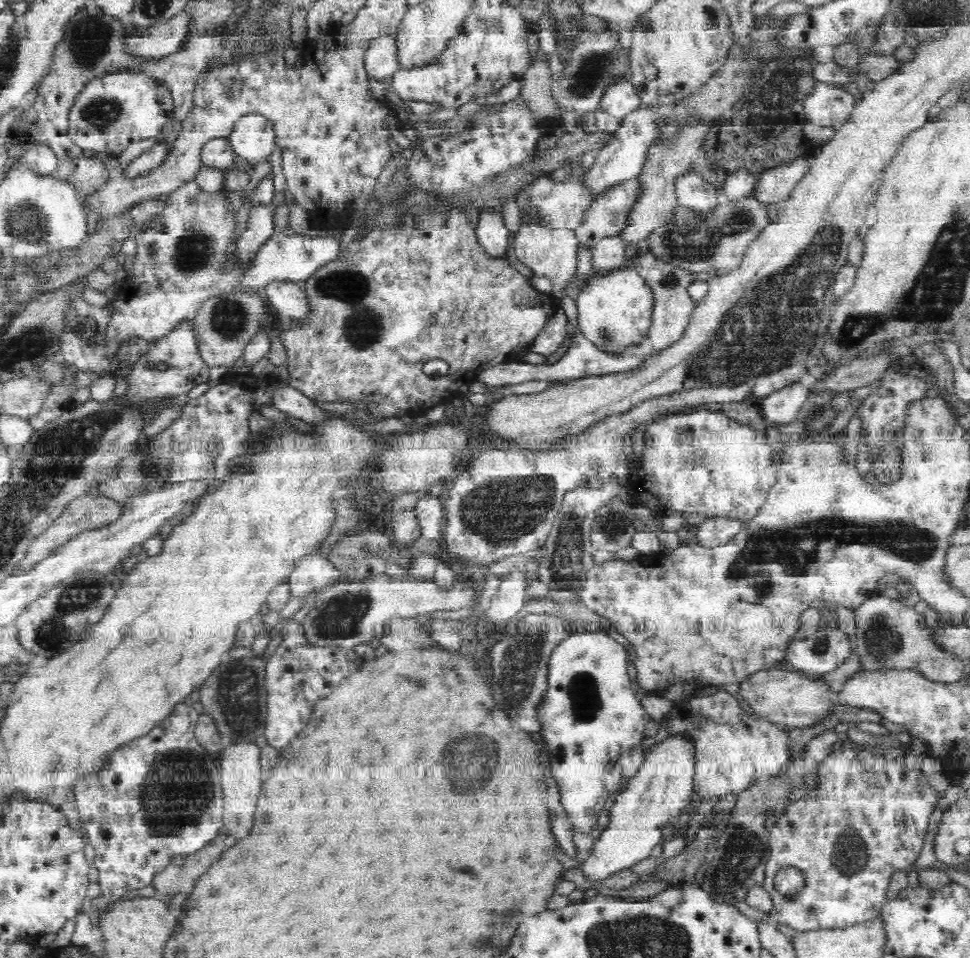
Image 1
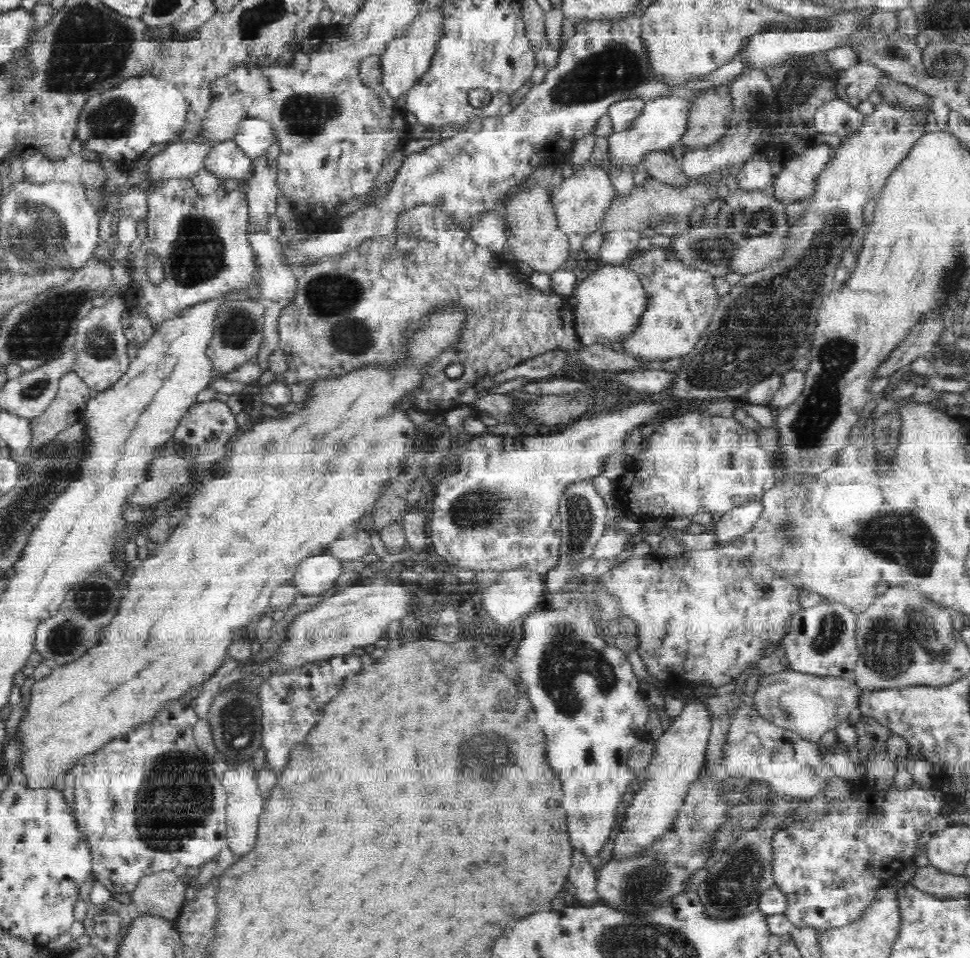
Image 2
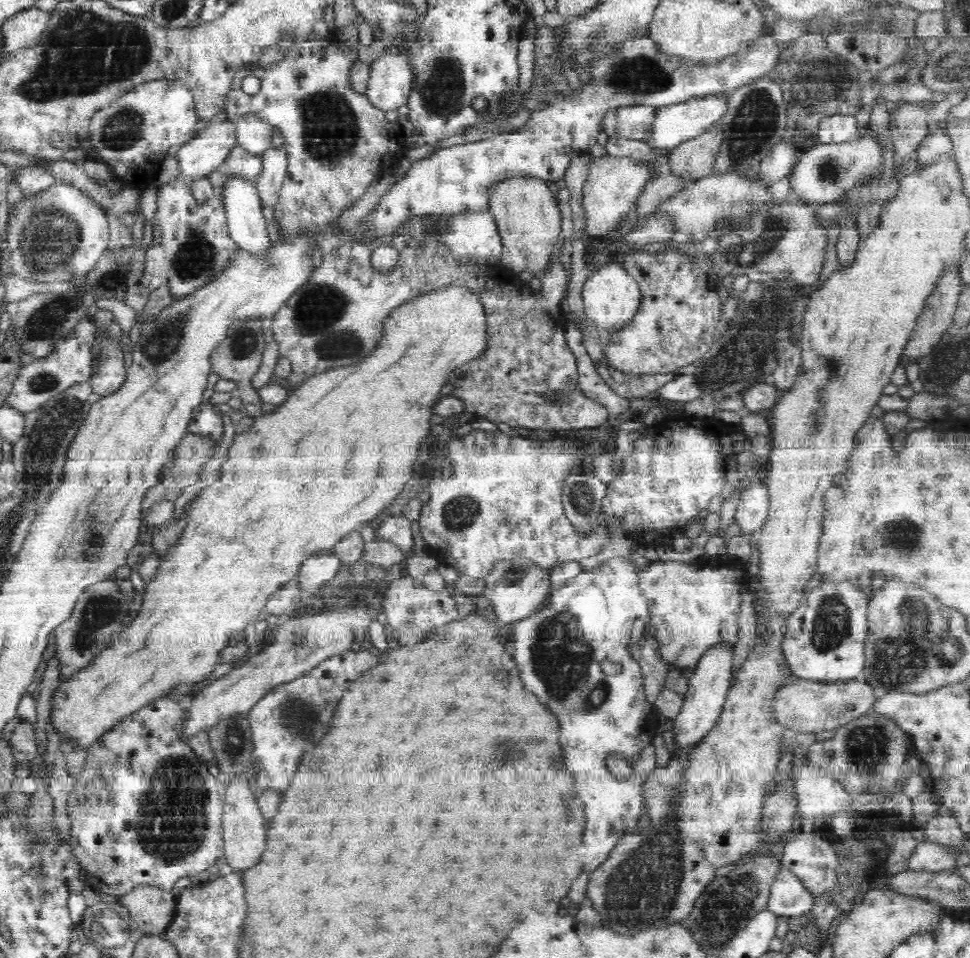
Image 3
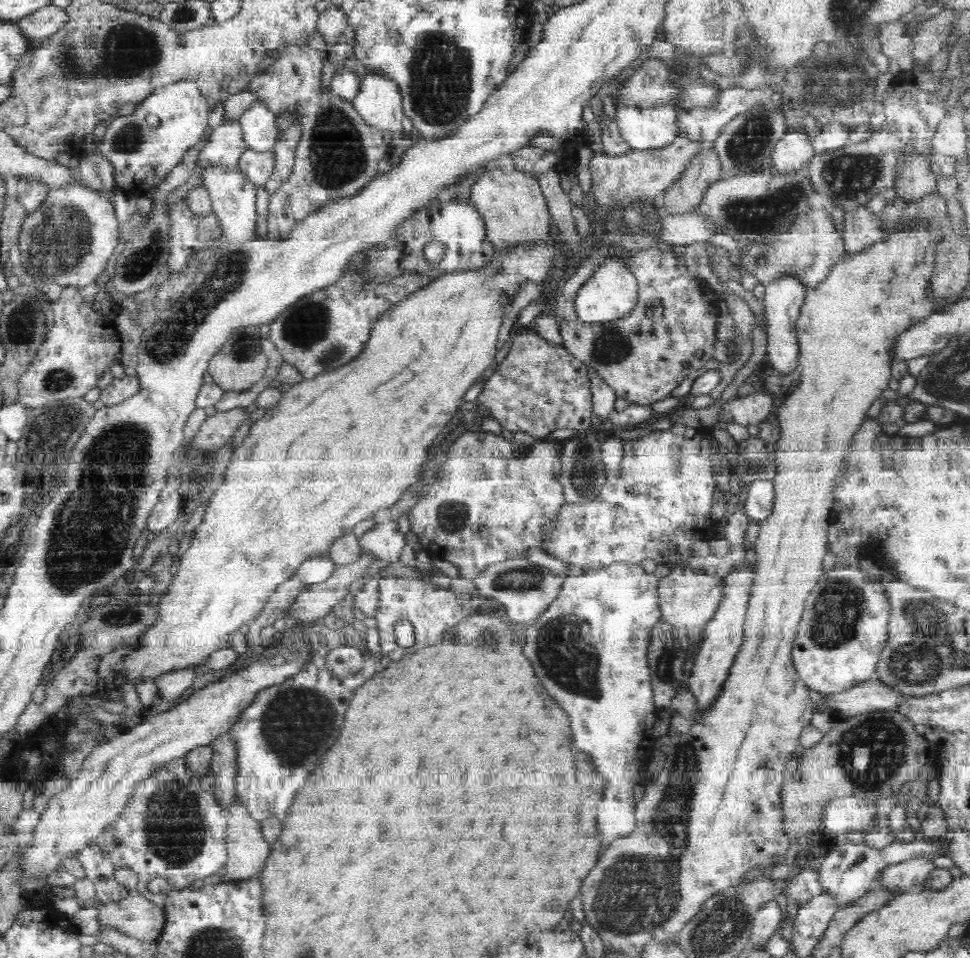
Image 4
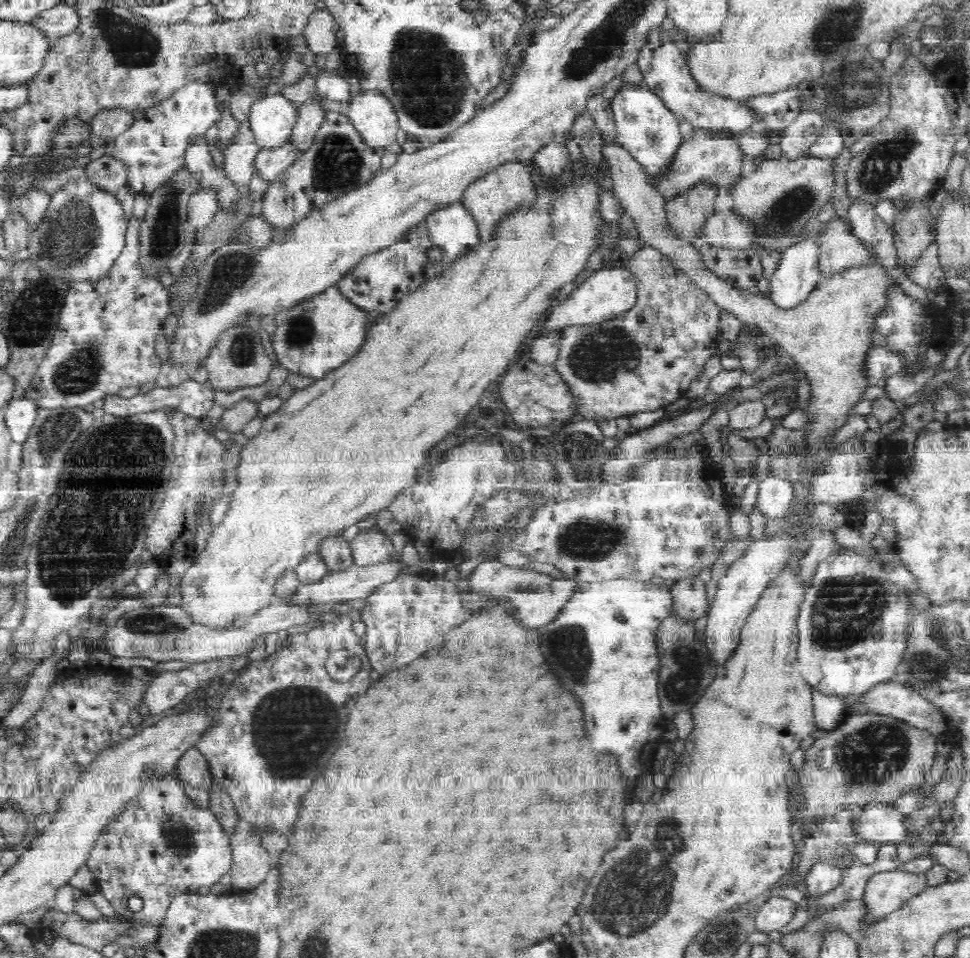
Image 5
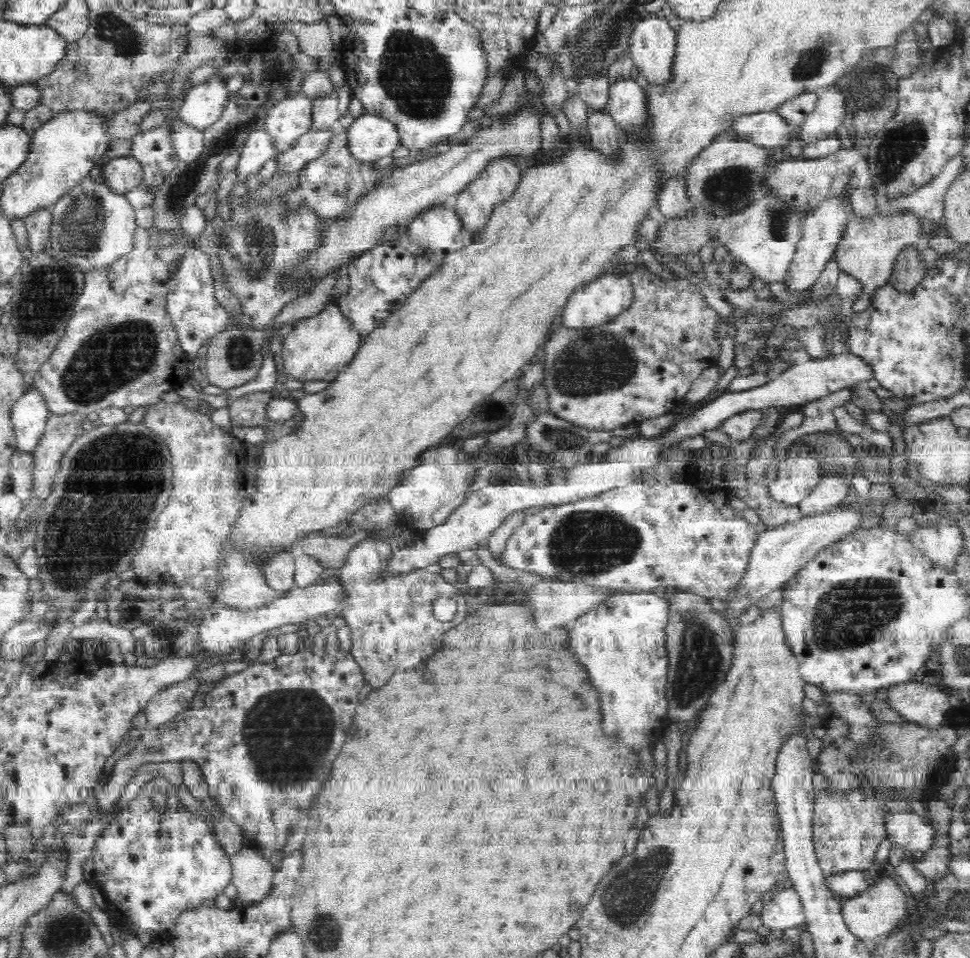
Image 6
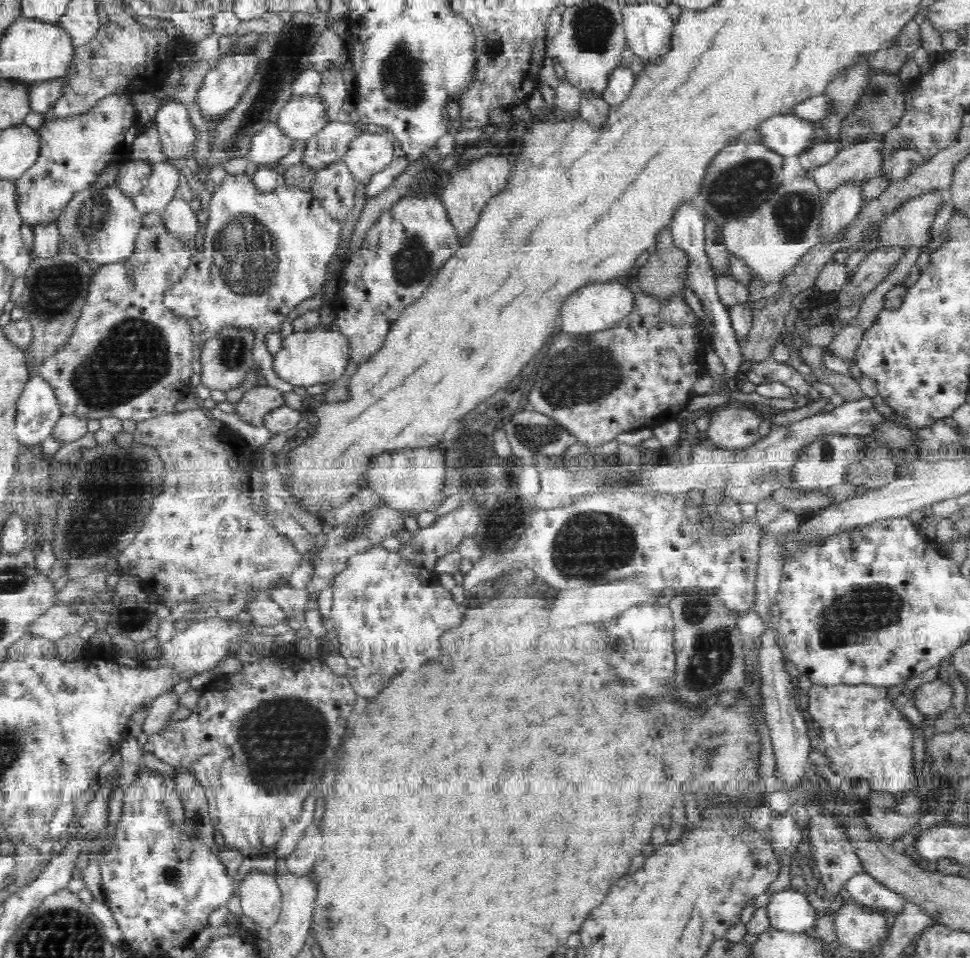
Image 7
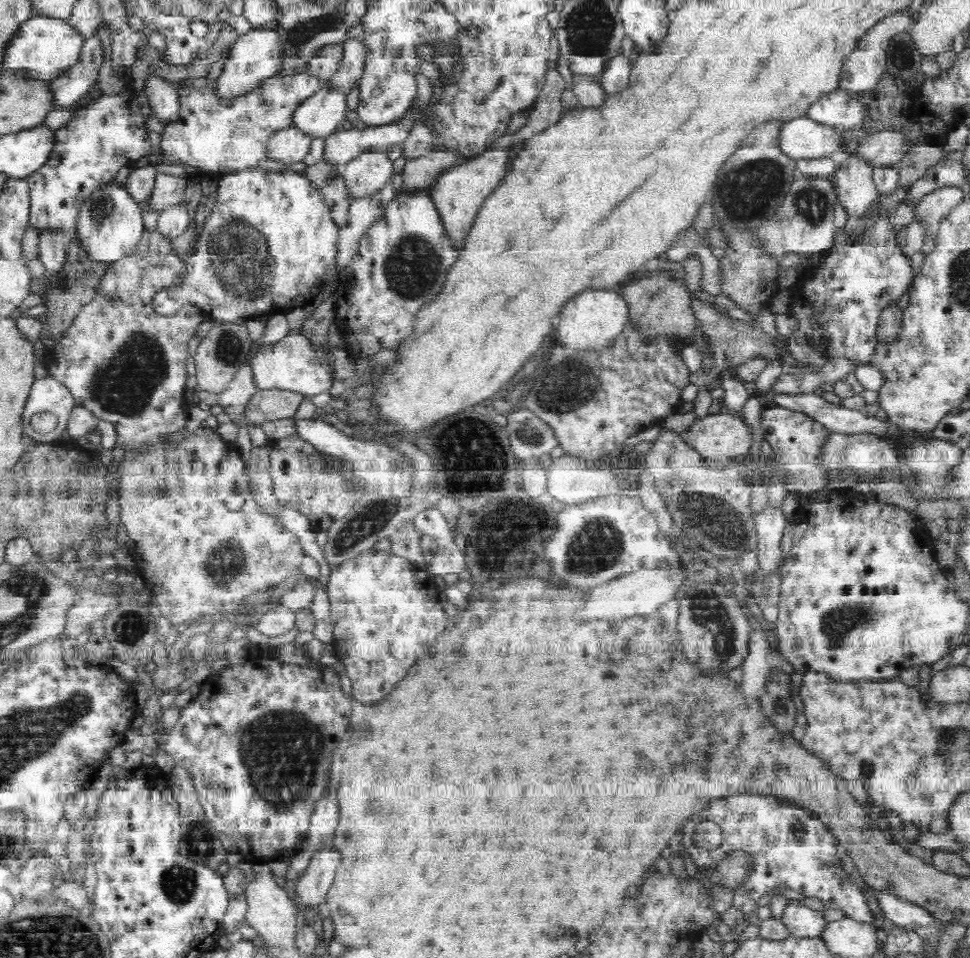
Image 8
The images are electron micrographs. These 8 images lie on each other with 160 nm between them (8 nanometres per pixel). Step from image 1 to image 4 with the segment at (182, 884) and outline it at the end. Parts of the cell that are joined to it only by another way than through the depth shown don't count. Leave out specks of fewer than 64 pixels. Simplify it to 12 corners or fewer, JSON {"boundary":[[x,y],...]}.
{"boundary":[[136,889],[100,906],[99,922],[156,942],[165,907]]}

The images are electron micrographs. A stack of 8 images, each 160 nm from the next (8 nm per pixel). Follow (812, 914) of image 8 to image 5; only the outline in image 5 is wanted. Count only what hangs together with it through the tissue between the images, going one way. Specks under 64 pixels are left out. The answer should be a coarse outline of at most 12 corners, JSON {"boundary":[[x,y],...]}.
{"boundary":[[771,897],[757,908],[754,926],[770,933],[790,922],[795,904]]}

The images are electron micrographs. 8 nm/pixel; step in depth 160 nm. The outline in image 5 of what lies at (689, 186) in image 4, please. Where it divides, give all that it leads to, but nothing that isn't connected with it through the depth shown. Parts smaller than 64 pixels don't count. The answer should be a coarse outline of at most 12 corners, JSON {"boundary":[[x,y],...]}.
{"boundary":[[700,180],[666,199],[668,222],[681,239],[714,212],[719,190]]}

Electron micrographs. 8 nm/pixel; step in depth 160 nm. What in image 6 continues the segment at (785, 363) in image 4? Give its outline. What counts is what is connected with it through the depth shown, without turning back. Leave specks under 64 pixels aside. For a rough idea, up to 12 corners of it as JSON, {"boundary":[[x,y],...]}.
{"boundary":[[830,198],[802,220],[782,282],[791,294],[816,284],[851,211]]}

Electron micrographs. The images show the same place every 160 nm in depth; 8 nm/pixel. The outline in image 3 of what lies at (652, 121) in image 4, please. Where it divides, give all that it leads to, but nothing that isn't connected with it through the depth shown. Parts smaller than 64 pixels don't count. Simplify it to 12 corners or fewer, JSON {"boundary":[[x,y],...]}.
{"boundary":[[632,104],[615,109],[616,134],[644,141],[654,107]]}

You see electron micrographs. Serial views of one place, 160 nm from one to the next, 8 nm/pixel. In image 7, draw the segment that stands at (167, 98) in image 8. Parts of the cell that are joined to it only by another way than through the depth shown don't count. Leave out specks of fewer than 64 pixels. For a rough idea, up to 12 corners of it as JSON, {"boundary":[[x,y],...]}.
{"boundary":[[164,101],[154,120],[162,151],[189,162],[197,130],[189,109]]}

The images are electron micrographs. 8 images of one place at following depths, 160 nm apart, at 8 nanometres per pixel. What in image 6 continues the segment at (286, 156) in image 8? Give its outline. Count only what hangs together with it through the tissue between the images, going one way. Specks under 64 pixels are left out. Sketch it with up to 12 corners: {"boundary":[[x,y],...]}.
{"boundary":[[265,130],[249,132],[234,171],[238,183],[275,158]]}

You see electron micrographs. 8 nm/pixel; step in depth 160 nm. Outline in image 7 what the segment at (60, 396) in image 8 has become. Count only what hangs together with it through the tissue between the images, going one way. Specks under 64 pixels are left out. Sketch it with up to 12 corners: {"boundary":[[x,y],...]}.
{"boundary":[[40,375],[18,400],[14,432],[36,446],[61,418],[54,390]]}

